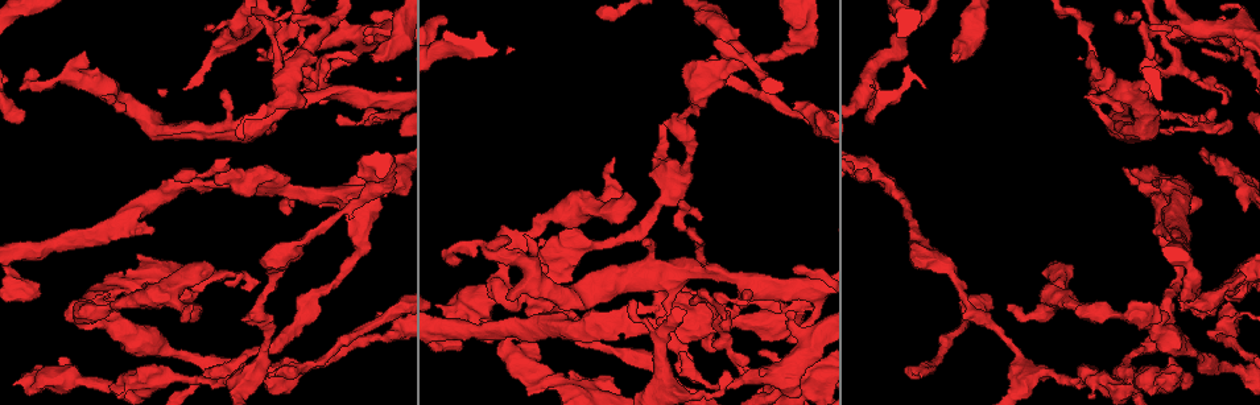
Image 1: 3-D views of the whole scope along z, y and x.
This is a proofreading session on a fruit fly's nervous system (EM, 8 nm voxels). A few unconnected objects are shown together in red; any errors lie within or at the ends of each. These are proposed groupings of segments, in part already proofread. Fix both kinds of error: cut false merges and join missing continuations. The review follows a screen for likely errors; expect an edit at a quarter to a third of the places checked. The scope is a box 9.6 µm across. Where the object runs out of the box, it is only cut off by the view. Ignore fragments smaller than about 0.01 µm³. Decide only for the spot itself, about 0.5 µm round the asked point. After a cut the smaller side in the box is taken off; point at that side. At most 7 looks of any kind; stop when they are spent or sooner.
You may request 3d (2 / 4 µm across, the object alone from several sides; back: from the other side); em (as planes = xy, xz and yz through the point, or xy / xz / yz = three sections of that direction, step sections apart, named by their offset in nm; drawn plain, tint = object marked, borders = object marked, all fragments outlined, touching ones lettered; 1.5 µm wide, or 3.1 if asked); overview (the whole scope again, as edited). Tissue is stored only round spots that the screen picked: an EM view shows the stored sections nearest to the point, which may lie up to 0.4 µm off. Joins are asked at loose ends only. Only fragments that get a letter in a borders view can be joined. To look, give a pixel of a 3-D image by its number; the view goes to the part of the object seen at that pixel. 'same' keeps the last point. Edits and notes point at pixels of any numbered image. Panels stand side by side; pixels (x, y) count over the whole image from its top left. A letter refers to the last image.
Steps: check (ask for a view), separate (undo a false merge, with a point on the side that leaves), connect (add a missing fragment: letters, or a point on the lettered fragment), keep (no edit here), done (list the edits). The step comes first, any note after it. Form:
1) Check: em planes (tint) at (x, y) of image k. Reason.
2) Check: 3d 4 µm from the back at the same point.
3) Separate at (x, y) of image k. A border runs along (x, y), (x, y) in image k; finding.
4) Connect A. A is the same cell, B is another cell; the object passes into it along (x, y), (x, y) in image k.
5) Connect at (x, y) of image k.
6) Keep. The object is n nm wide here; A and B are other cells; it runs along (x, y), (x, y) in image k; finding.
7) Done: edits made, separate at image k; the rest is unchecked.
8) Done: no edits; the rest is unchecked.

Check: 3d 2 µm from the back at (1231, 120) of image 1. Tapers out.

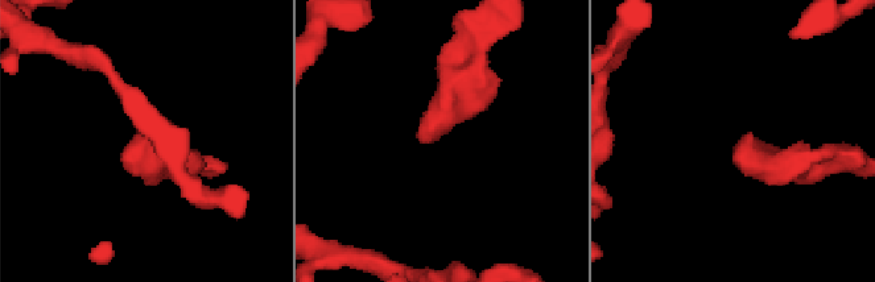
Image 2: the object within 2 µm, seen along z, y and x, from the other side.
Check: em planes (borders) at (738, 143) of image 2.

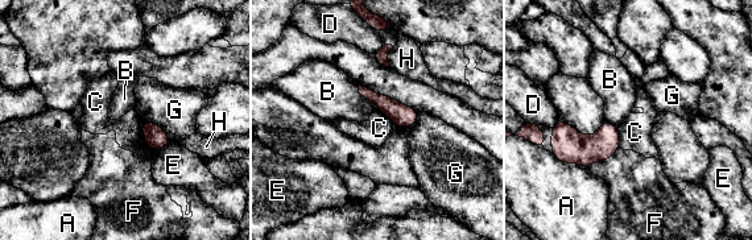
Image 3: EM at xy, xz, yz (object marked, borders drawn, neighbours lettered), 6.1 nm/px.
Keep. A, B, C, D, E, F, G and H are other cells; no lettered fragment goes on from it.

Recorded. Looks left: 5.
Check: 3d 4 µm from the back at (1151, 195) of image 1. Free end.

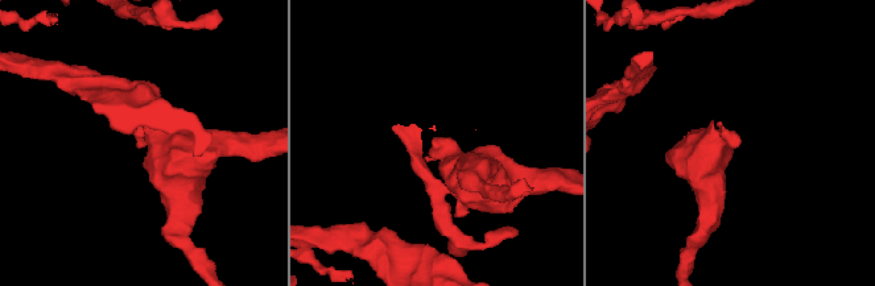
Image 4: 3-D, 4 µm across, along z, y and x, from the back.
Check: em planes (borders) at (435, 139) of image 4. Now the EM.

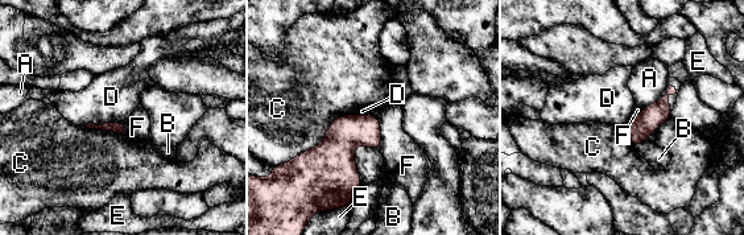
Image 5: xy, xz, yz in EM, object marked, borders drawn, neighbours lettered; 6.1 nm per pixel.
Keep. A, B, C, D, E and F are other cells; a border runs along (83, 124), (120, 123), (124, 127) in image 5; none of them fits.

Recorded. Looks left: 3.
Check: em xz step 4 (borders) at (371, 55) of image 1. Branch stops here.

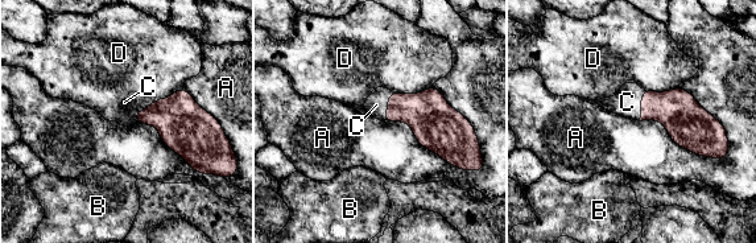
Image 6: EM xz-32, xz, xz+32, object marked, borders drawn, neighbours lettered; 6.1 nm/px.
Check: em planes (borders) at the same point.

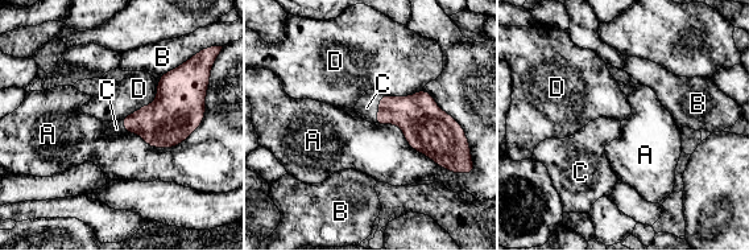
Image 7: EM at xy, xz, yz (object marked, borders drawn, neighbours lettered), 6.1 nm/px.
Connect C. The longest contact is with A, 550 nm; C is the same cell, A, B and D are other cells; the object passes into it along (418, 115), (379, 108), (367, 107) in image 7; the neuron continues.

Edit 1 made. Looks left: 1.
Done: edits made, connect at image 7; the rest is unchecked.

